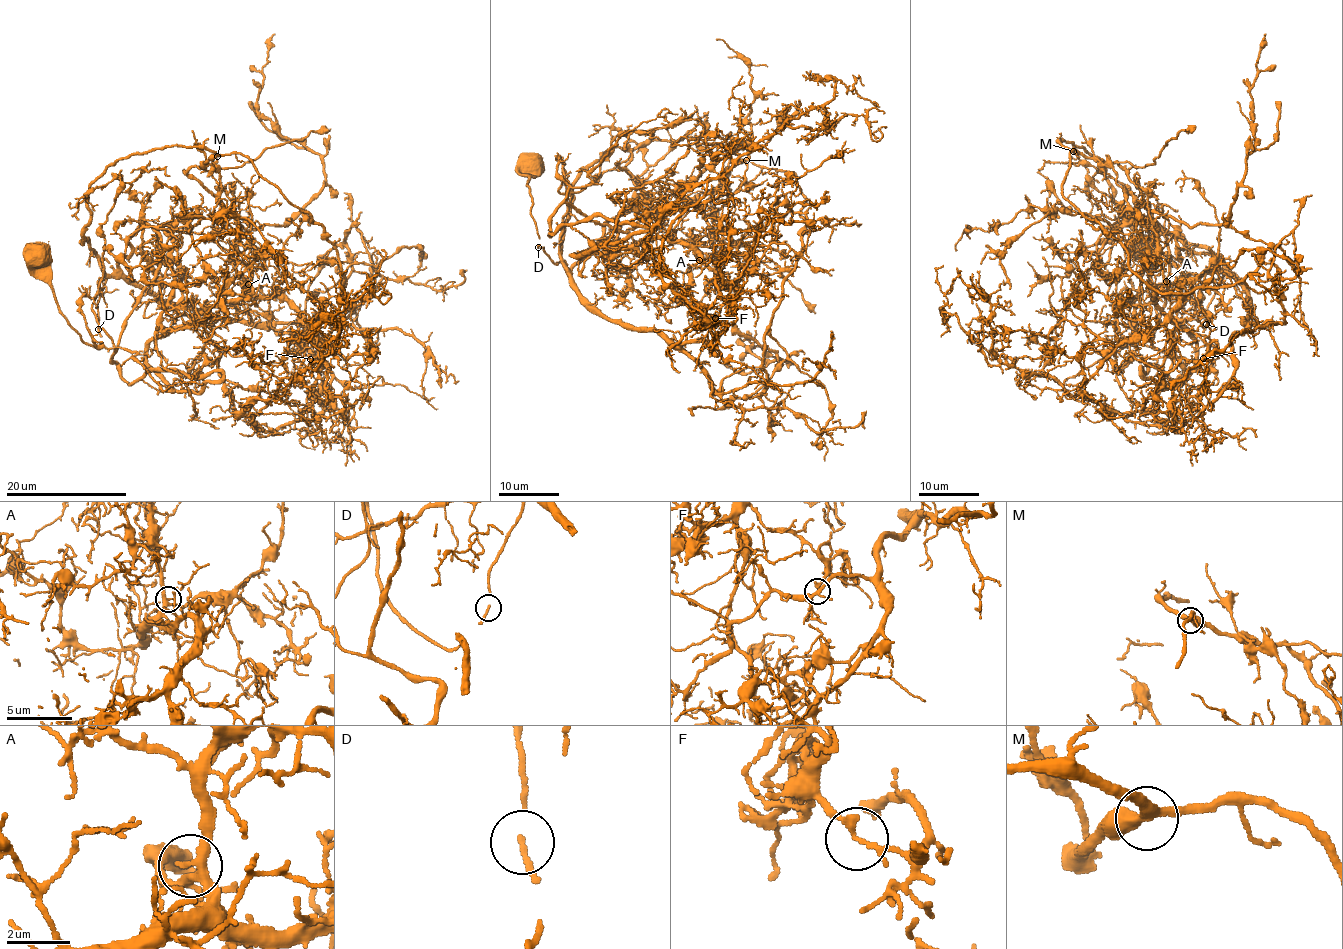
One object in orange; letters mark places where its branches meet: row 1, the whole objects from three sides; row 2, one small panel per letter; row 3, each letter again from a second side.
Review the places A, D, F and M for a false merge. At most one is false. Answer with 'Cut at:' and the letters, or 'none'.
Cut at: F

